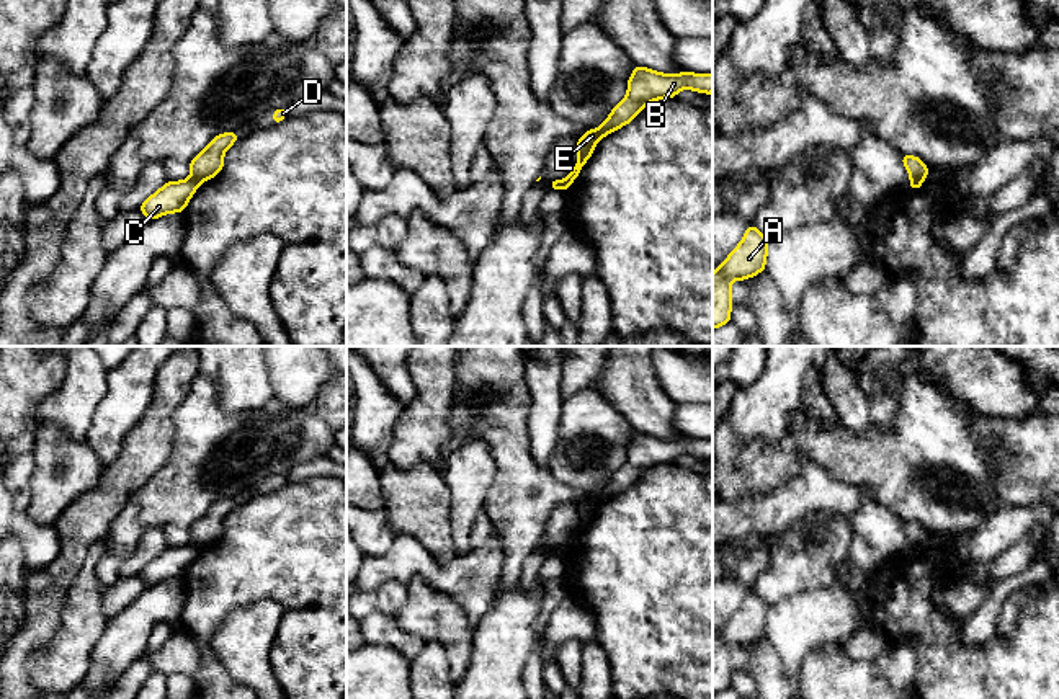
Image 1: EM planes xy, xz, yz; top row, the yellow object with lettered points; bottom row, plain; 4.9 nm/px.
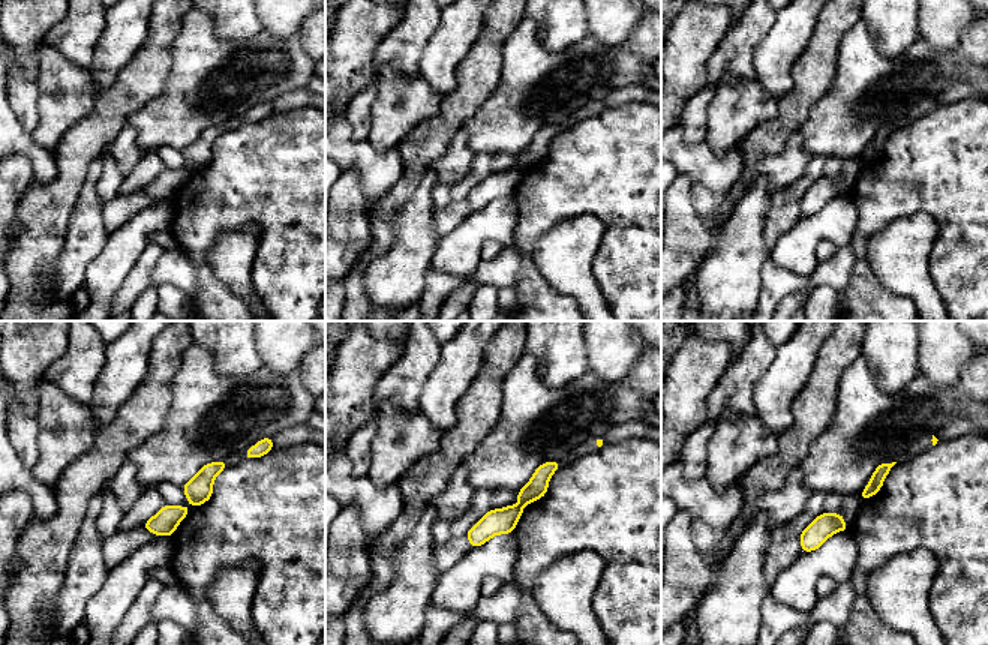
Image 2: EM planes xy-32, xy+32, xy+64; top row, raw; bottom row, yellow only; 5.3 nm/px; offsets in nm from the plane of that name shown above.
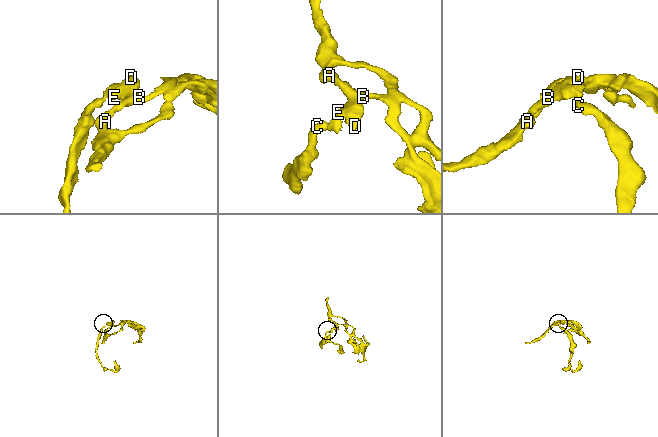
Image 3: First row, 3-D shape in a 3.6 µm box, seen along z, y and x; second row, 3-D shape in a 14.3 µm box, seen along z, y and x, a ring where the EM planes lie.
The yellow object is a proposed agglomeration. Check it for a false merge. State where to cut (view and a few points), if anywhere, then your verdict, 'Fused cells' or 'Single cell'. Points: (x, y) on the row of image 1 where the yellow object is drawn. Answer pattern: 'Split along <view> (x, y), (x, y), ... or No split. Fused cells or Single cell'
Split along xy (192, 177), (200, 182). Fused cells

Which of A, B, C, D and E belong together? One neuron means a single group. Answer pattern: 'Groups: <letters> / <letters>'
Groups: A B D E / C

